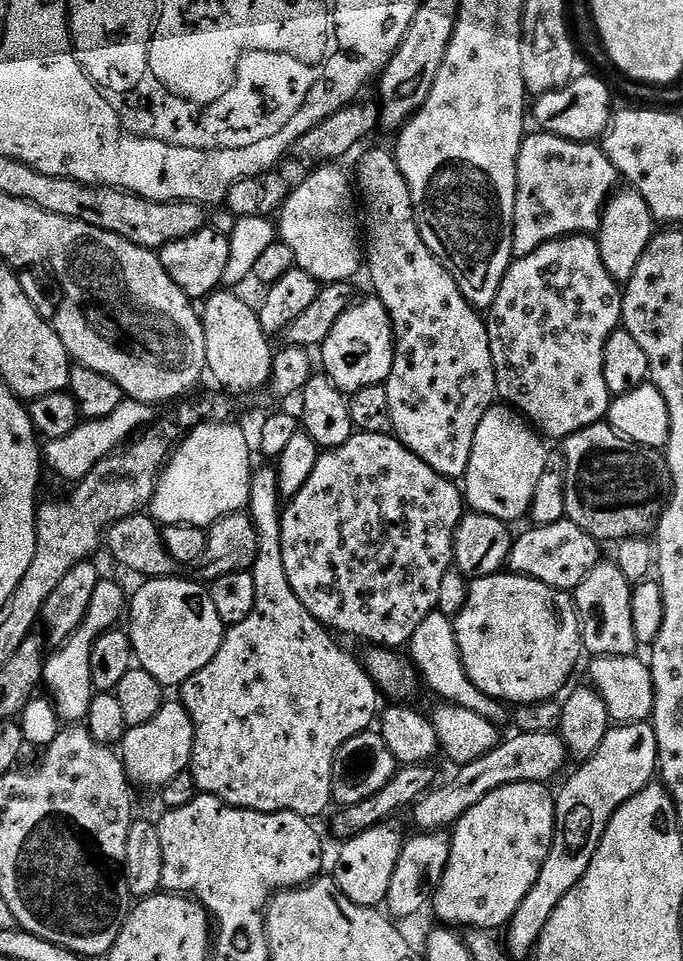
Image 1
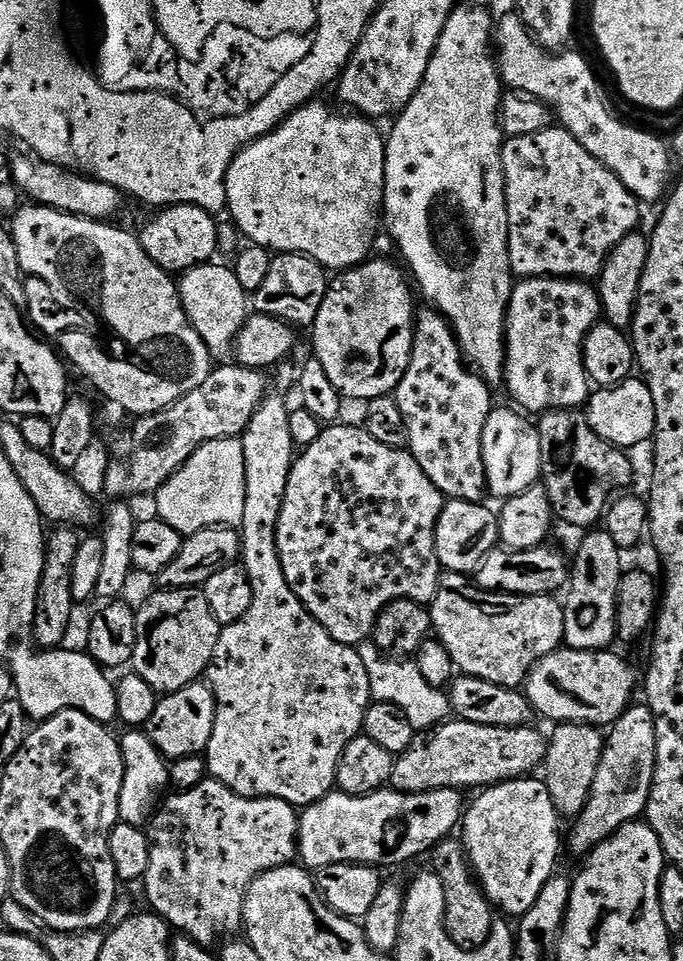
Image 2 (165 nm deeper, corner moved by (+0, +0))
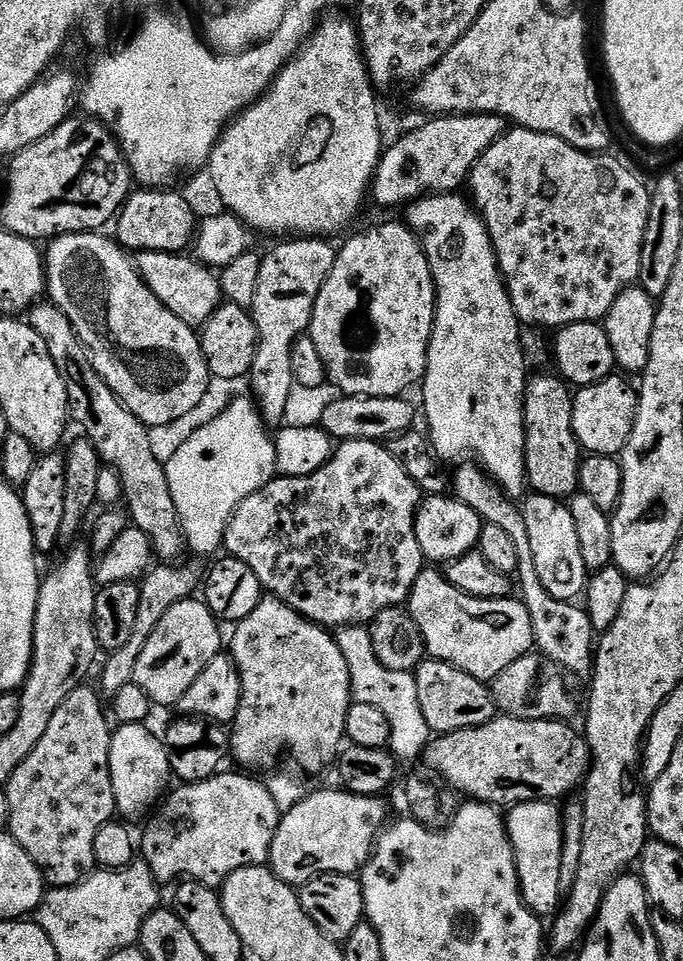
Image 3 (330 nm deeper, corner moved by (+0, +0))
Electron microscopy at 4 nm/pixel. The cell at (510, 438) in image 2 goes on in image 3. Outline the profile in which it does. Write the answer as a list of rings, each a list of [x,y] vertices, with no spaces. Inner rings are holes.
[[[531,493],[525,497],[522,507],[526,528],[530,535],[530,546],[534,553],[536,571],[550,596],[562,601],[575,601],[585,593],[590,579],[588,567],[583,561],[578,528],[569,505],[552,496]]]

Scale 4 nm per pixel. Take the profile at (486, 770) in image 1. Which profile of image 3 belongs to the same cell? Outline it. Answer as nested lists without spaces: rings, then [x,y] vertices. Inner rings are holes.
[[[342,788],[307,793],[299,803],[283,813],[274,842],[271,843],[269,867],[280,880],[295,888],[326,873],[359,873],[372,855],[380,827],[387,823],[388,808],[385,802],[383,797],[354,795]]]

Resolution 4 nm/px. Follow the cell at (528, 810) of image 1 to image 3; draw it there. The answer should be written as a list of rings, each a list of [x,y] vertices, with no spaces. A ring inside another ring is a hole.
[[[531,800],[515,805],[509,812],[512,813],[507,813],[506,823],[508,837],[516,855],[520,894],[535,916],[555,917],[562,903],[560,867],[564,845],[564,818],[561,809],[547,800]]]

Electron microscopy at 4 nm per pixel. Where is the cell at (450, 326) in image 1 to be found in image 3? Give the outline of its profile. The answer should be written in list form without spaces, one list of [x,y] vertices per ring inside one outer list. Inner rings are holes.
[[[464,462],[459,465],[456,474],[451,477],[450,484],[454,489],[454,496],[471,510],[476,511],[484,522],[499,526],[506,530],[514,541],[518,550],[518,566],[515,575],[520,582],[519,595],[527,610],[531,614],[531,625],[534,626],[535,647],[551,663],[558,665],[569,675],[574,674],[587,679],[592,673],[593,654],[596,645],[596,631],[589,620],[587,611],[577,603],[562,601],[555,596],[550,596],[546,590],[534,564],[534,553],[530,546],[530,535],[526,528],[524,509],[508,493],[475,462]]]

